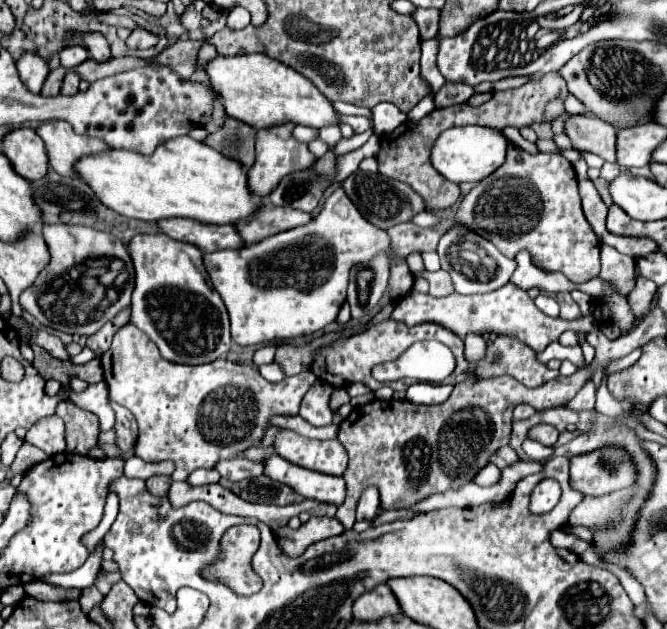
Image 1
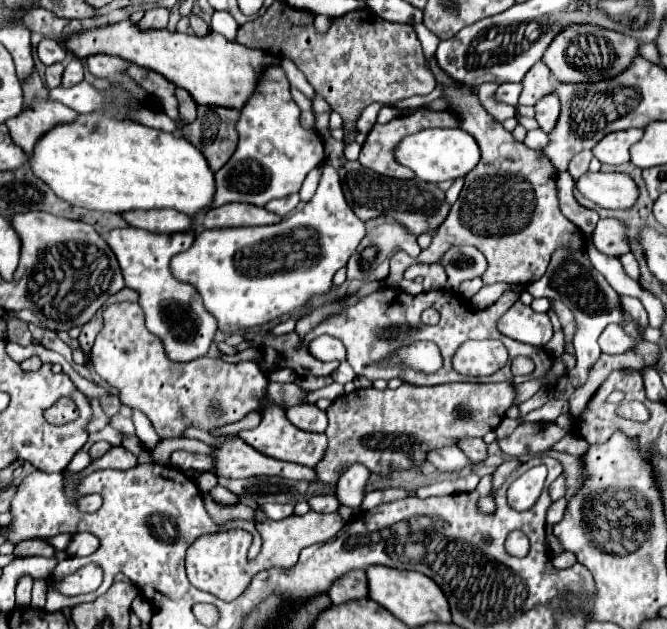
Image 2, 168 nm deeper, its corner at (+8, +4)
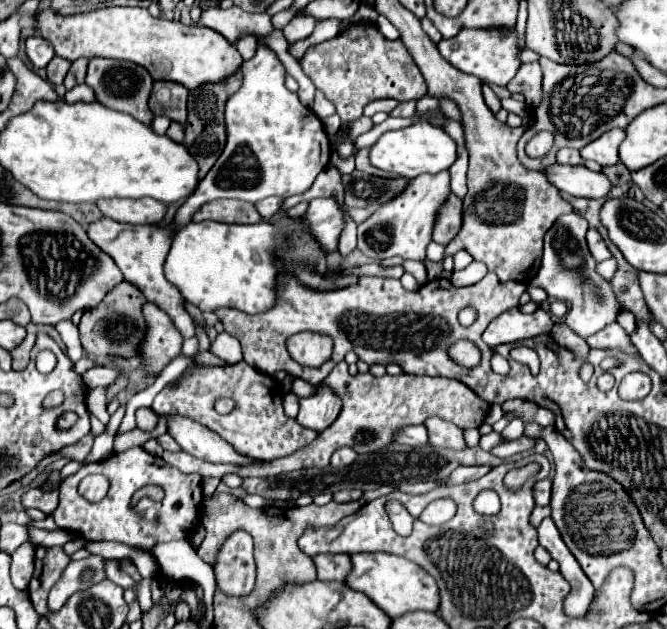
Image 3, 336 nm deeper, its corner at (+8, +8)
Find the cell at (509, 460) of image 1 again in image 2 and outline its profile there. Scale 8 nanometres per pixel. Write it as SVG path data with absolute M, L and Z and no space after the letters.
M471 437L459 439L457 447L459 447L473 463L483 461L483 459L487 457L487 445L483 443L483 439L471 439Z

